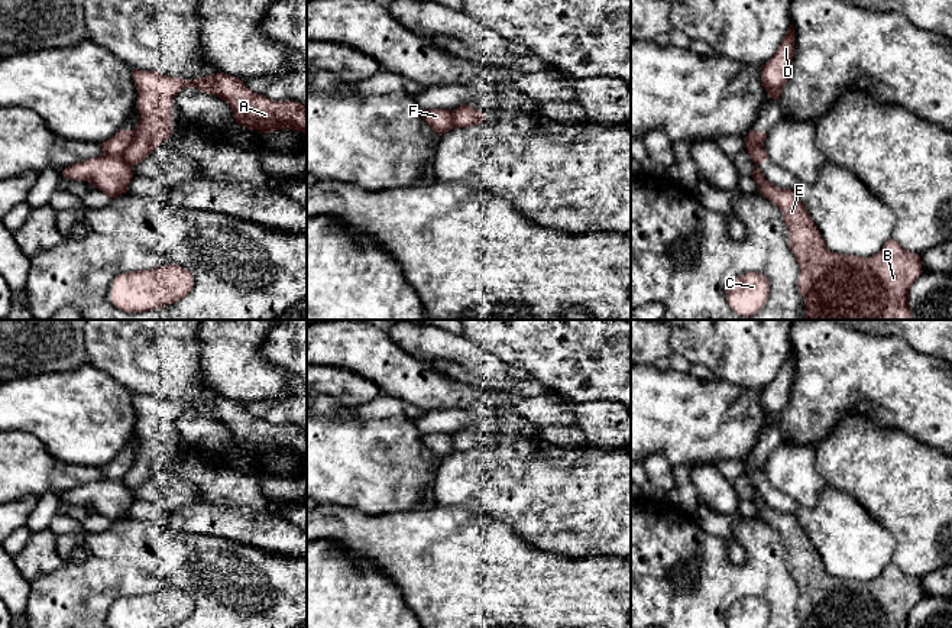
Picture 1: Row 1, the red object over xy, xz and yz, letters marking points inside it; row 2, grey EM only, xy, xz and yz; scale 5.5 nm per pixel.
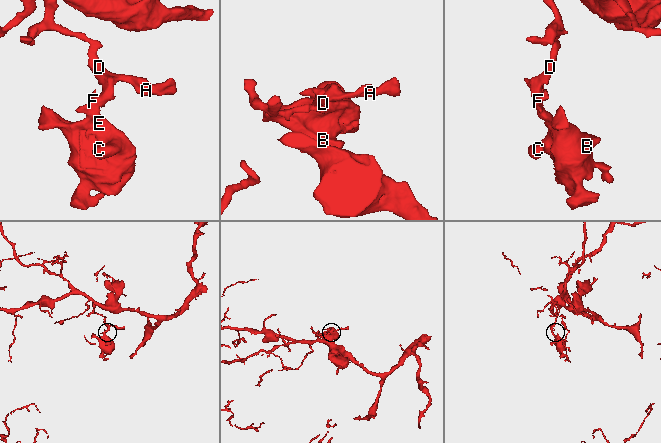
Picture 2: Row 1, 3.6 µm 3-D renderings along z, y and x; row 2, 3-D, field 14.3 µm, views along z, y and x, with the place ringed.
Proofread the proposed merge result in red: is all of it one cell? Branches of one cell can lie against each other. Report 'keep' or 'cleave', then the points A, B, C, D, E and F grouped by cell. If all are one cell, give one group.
cleave; groups A D / B C E F

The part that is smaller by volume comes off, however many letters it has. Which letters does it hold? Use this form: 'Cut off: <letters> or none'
Cut off: B, C, E, F

